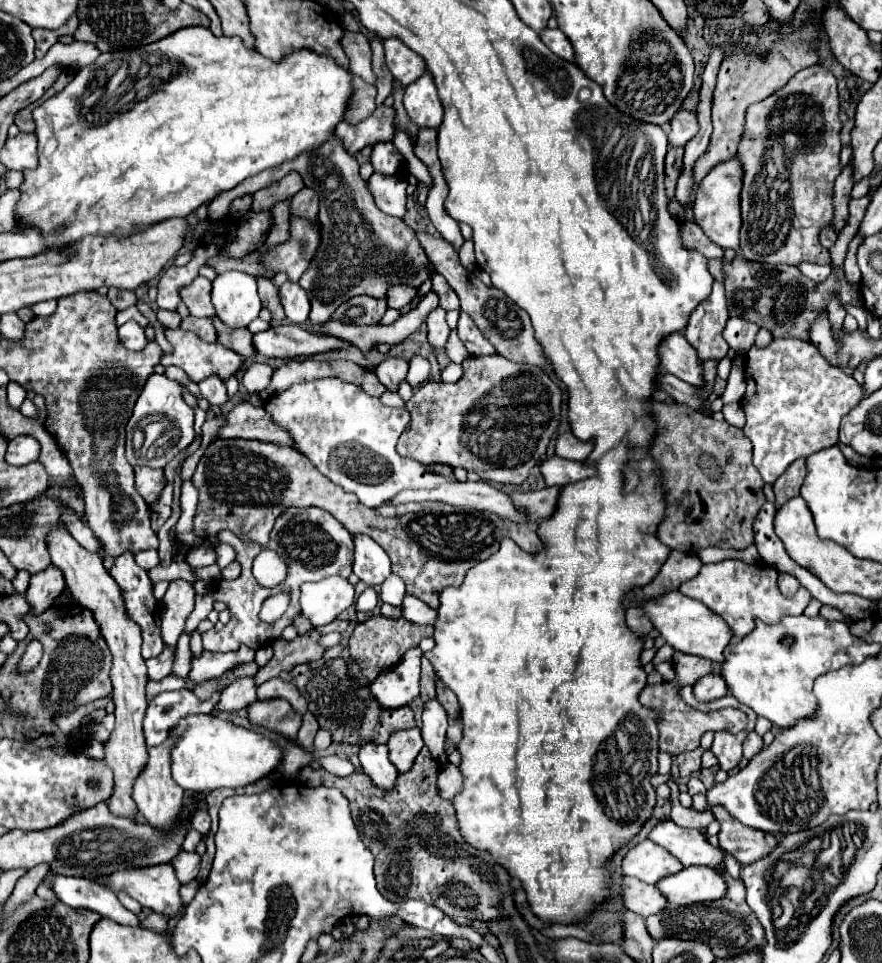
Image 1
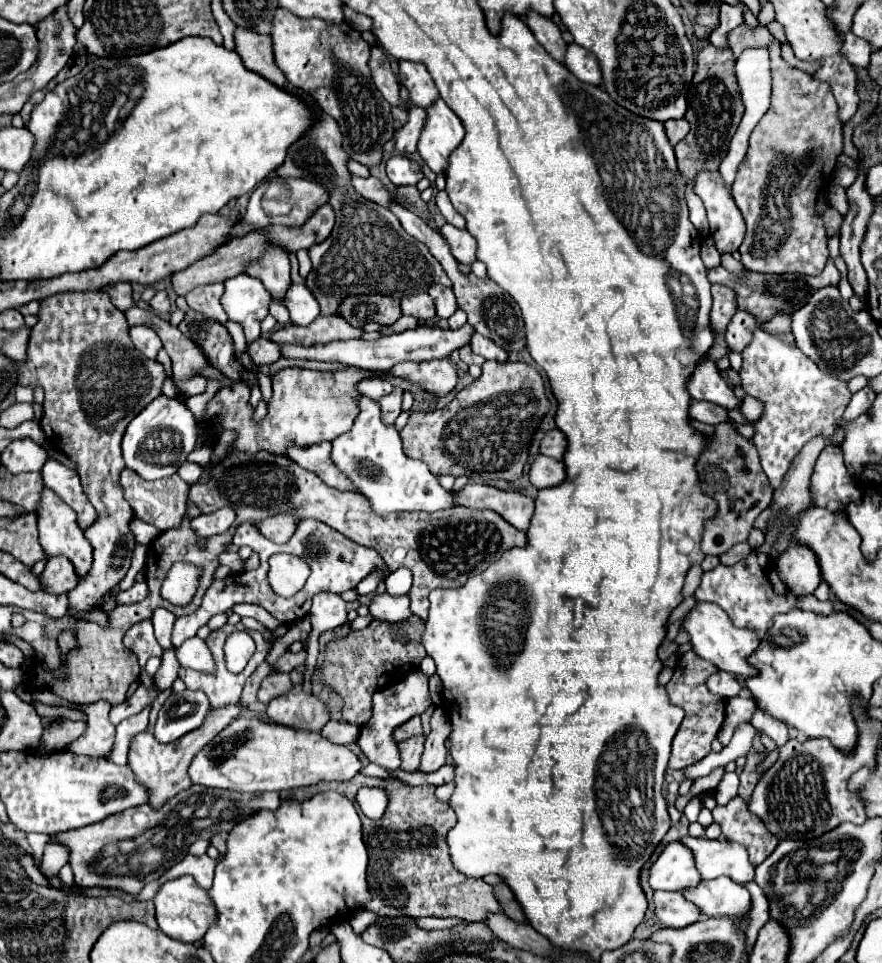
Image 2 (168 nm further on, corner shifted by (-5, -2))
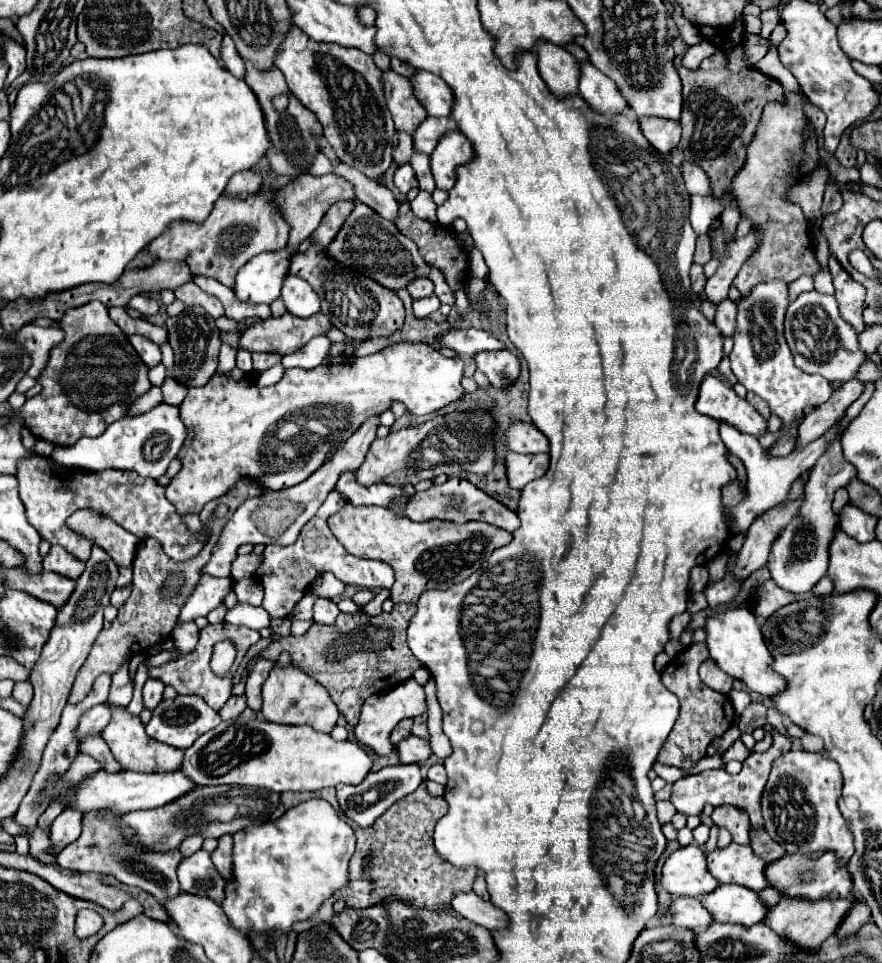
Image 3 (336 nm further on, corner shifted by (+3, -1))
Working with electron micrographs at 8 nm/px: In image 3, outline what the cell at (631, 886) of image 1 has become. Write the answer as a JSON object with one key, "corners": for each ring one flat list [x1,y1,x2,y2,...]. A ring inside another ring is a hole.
{"corners":[[672,897,670,901,670,915,674,927,686,927,694,931,706,929,706,925,712,923,710,913,706,913,706,907,700,905,694,897]]}

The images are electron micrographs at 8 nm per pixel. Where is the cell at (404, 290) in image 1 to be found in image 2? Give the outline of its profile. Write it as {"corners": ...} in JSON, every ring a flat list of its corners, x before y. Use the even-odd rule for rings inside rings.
{"corners":[[422,292,410,298,402,298,402,314,410,314,420,320,432,320,436,316,436,308,432,298,426,292]]}

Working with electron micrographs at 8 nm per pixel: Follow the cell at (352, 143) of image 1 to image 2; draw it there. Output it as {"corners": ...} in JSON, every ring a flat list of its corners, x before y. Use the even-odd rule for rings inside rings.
{"corners":[[412,106,408,110,408,116,410,116,408,118,408,124,394,134,396,152,402,154,402,156,410,156,410,154,418,152,420,132,422,132,424,122,426,122,426,110,424,108,418,108,418,106]]}

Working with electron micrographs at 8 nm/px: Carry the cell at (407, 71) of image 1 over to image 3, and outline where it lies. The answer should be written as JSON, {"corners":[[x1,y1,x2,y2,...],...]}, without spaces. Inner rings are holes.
{"corners":[[414,71,412,77,408,77,412,83,414,97,422,103,426,113,432,117,446,117,450,115,452,107,452,89,434,73,428,71]]}

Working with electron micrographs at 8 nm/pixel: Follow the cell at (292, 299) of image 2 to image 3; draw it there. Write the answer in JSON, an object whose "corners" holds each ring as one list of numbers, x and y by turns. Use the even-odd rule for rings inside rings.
{"corners":[[288,275,282,285,282,299,286,303,288,313,296,317,312,317,320,311,320,299,312,291,312,287,294,275]]}

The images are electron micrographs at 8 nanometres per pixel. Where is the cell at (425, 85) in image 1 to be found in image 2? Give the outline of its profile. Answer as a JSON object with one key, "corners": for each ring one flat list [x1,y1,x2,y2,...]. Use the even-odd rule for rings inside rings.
{"corners":[[438,100,426,112,428,120,420,136,418,152,434,174,446,174,448,156,460,146,466,132,460,118,446,106,444,100]]}

